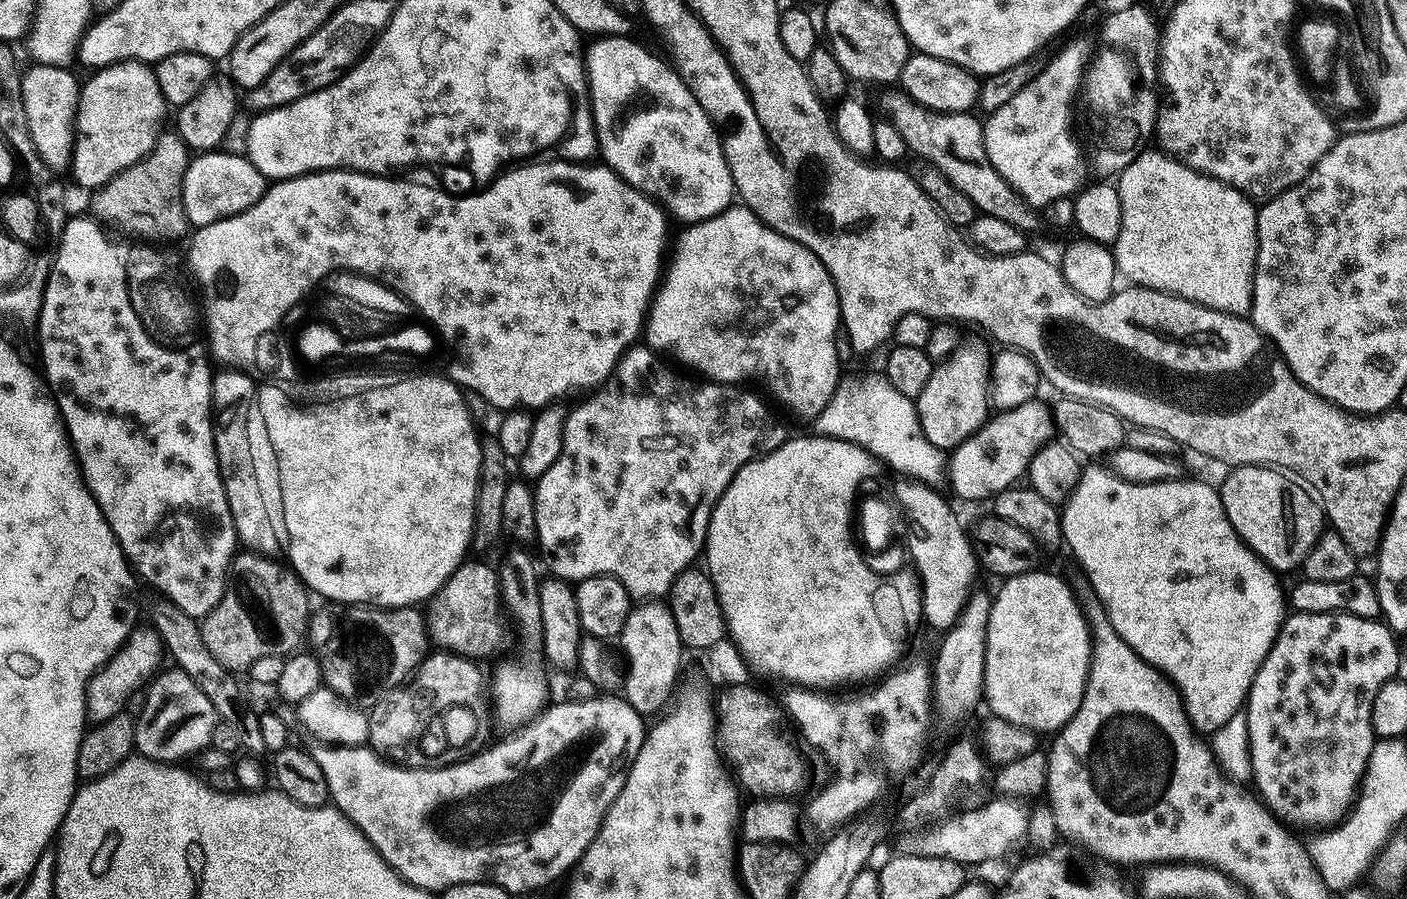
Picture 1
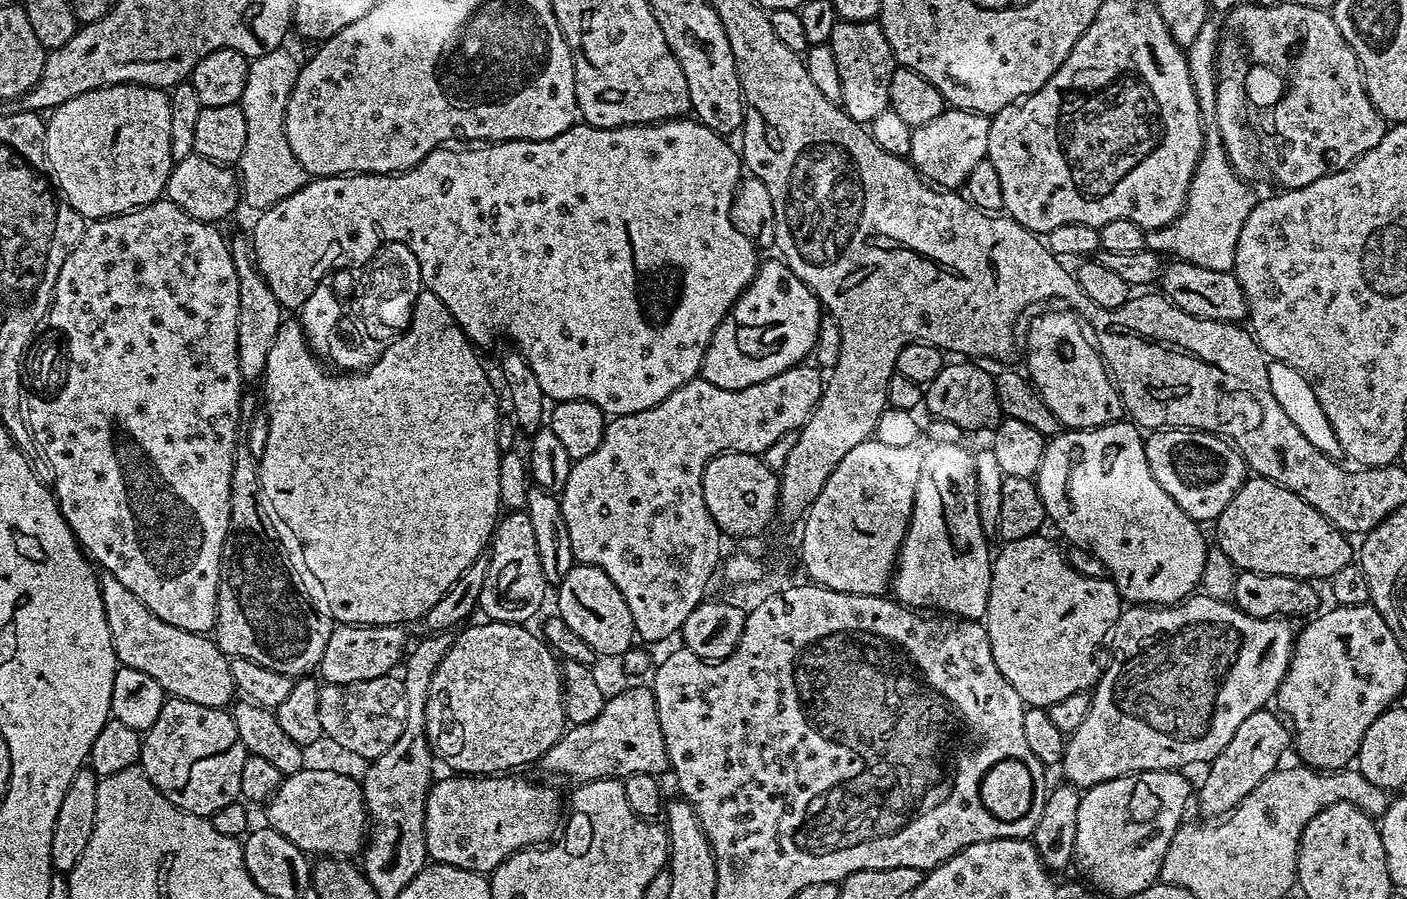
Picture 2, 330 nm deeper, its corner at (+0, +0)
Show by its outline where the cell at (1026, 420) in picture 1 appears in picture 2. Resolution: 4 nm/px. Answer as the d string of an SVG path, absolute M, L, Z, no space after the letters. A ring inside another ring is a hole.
M963 443L959 444L934 444L929 447L922 455L922 470L918 470L918 490L914 490L914 506L912 507L912 517L908 523L908 533L904 536L904 545L900 548L900 554L896 561L894 575L890 585L895 599L899 603L913 610L932 610L937 608L937 613L947 614L952 618L962 620L983 621L988 615L988 595L990 594L990 582L992 581L992 562L993 557L988 556L988 546L984 542L986 533L980 526L978 518L978 502L976 501L976 460L973 453L964 449Z

